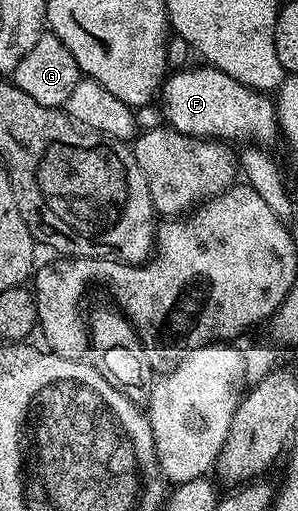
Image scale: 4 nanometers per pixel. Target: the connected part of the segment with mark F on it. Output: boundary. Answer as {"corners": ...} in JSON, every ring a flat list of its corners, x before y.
{"corners":[[207,64,201,65,202,68,196,70,190,70,191,68,181,68,177,69,175,72,169,73,165,77,164,85,162,87,162,99,164,98,164,114,168,119,166,119,167,125,171,129,182,131,184,134,193,135,195,138,214,138,217,140,233,140,232,138,250,138,246,140,253,140,258,144,267,144,272,137,277,137,278,134,278,123,276,120,276,108,273,99,269,97,267,93,252,90,249,86,244,86,238,80,234,80,230,76,226,76,226,72,221,70,215,70,214,67]]}

